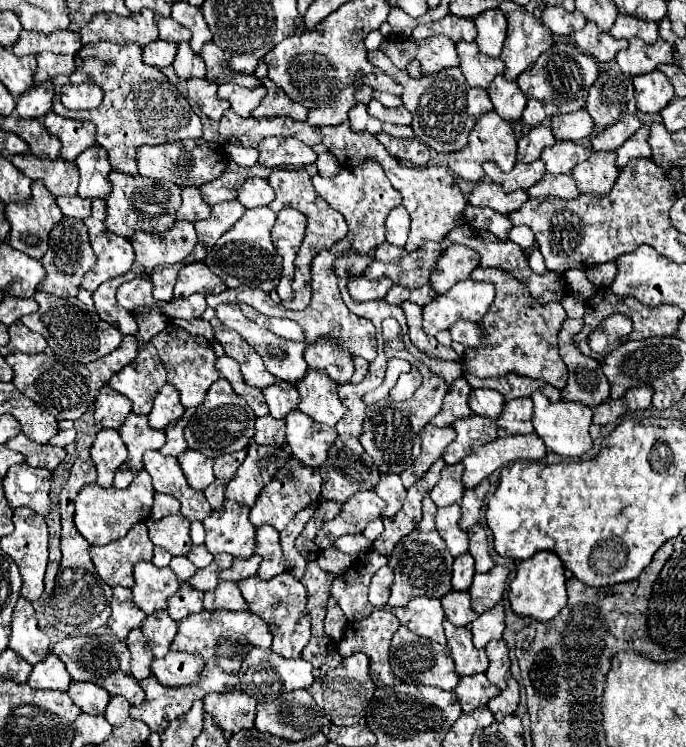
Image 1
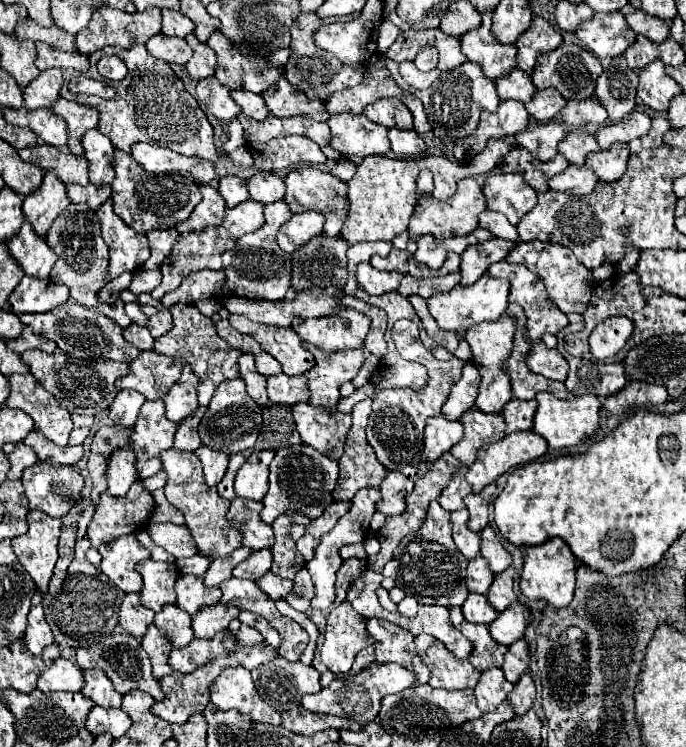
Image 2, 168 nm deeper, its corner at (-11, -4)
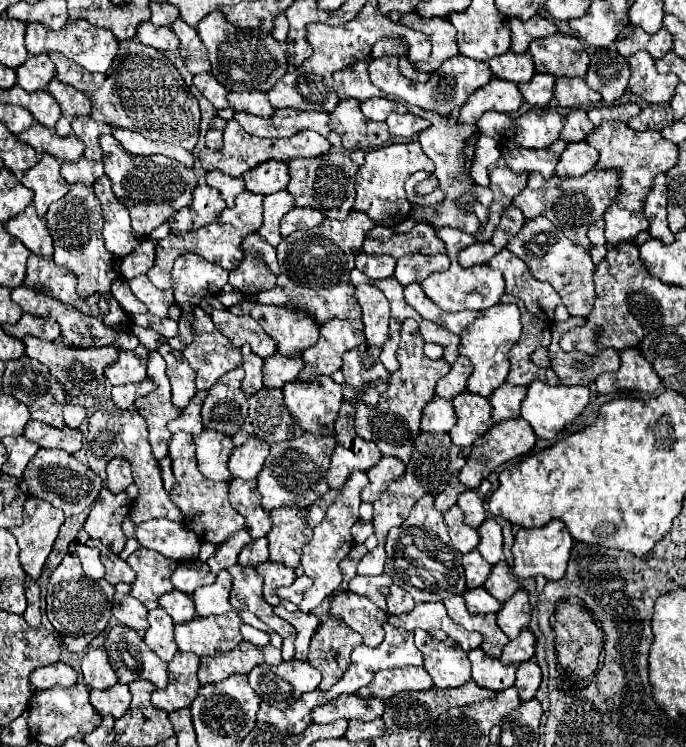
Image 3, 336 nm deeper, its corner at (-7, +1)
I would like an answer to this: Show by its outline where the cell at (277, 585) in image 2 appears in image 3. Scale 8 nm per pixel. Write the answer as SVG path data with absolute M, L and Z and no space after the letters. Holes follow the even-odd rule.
M263 562L257 566L257 572L263 576L263 598L267 604L271 606L279 606L279 596L277 596L277 588L279 586L291 586L295 582L295 570L281 564L281 562Z

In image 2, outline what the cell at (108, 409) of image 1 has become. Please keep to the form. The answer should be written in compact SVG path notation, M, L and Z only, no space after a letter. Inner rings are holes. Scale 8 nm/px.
M119 391L117 397L115 397L115 401L109 407L109 419L115 425L133 427L143 403L145 403L143 395L135 393L135 391Z

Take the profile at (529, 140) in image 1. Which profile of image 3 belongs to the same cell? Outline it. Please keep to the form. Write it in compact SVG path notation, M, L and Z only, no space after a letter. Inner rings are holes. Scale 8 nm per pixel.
M531 108L517 118L513 140L525 148L547 148L551 146L563 128L563 116L555 110Z

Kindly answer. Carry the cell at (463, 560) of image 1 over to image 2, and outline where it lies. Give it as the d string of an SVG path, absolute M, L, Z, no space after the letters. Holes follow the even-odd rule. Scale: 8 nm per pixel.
M481 555L469 561L465 581L467 581L467 589L469 591L473 591L473 593L487 593L489 585L493 583L493 573L491 573L487 561Z

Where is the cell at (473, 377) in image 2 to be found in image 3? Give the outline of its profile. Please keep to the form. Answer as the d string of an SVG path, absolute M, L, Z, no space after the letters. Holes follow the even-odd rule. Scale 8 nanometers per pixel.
M459 356L455 360L455 364L451 366L449 374L445 374L439 382L437 382L437 388L435 388L435 394L445 398L445 400L451 400L451 396L459 394L465 384L467 384L467 376L471 376L471 368L473 364L469 362L467 356Z

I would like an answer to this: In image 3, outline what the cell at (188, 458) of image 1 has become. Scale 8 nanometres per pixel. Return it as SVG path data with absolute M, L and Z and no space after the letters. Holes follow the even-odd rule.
M203 430L201 434L195 436L195 446L197 446L199 470L203 472L203 476L215 482L229 482L231 472L227 462L235 448L231 436L225 436L215 430Z

